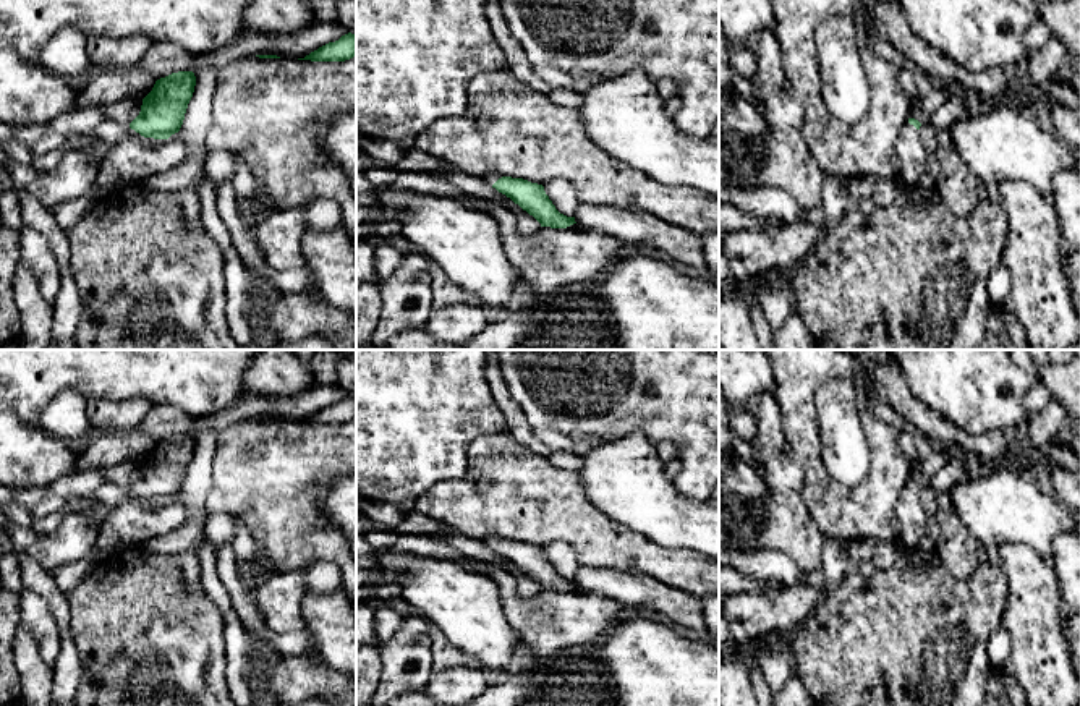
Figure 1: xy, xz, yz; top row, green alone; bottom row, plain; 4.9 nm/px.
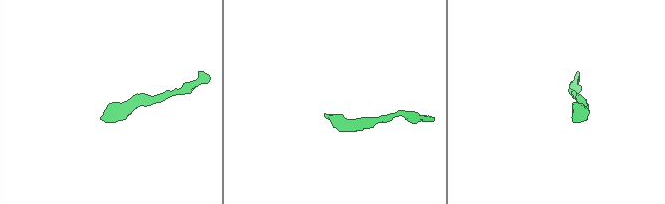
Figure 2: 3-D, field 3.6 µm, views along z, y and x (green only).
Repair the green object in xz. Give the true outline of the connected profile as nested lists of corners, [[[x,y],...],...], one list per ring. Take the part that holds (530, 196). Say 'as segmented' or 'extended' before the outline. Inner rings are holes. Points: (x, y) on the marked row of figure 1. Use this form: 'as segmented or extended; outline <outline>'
extended; outline [[[497,172],[483,175],[483,180],[533,215],[541,227],[567,228],[576,223],[575,217],[567,217],[555,209],[542,185],[523,178],[502,176]]]

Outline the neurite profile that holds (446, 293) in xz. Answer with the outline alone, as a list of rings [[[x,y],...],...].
[[[439,264],[431,269],[432,308],[442,309],[455,304],[481,304],[481,300],[452,282]]]

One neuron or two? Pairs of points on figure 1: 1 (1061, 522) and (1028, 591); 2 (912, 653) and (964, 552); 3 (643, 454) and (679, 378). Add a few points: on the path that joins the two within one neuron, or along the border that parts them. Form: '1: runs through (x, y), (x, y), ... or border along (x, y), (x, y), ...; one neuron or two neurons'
1: border along (1007, 544), (1027, 544), (1051, 564); two neurons
2: border along (936, 549), (956, 578), (967, 578), (985, 557); two neurons
3: border along (611, 441), (633, 431), (642, 431), (656, 444); two neurons

